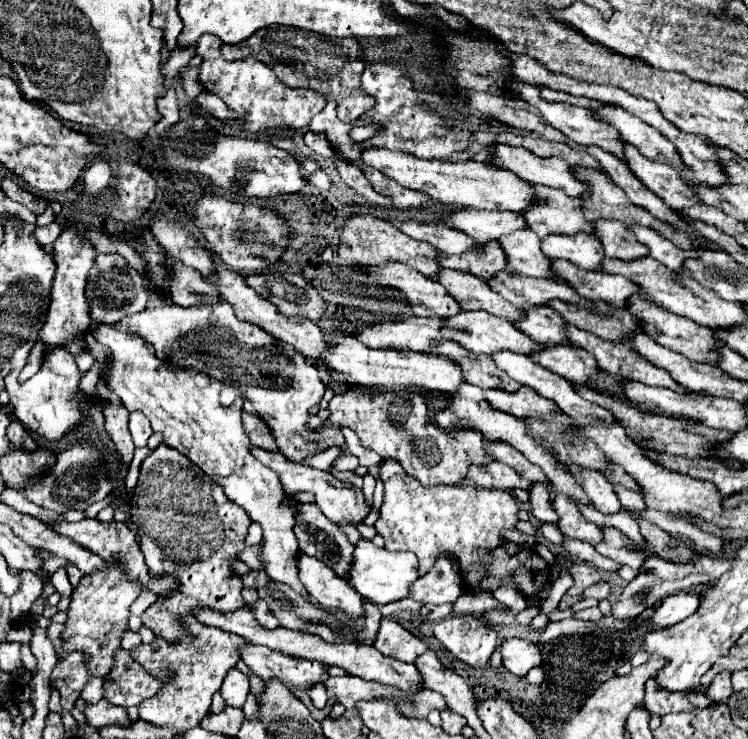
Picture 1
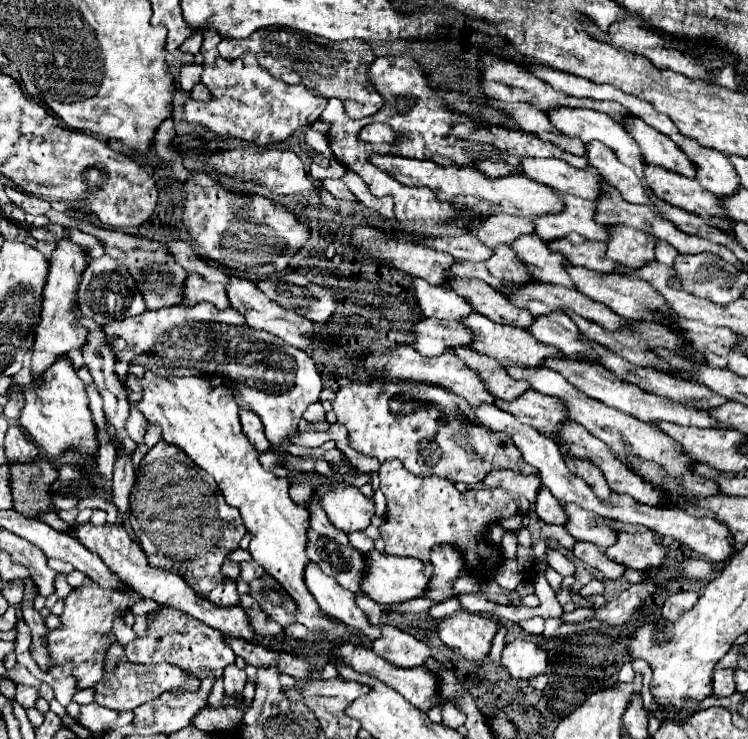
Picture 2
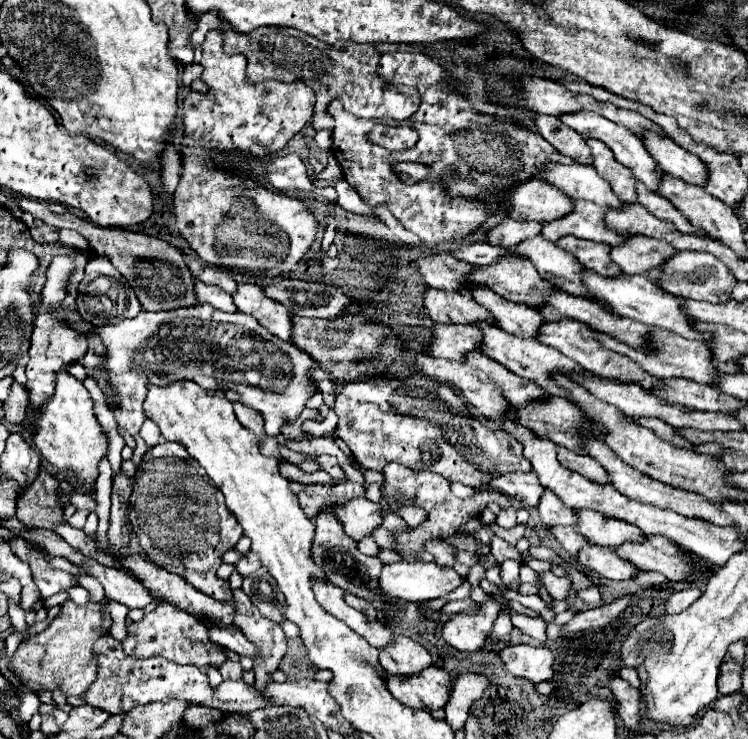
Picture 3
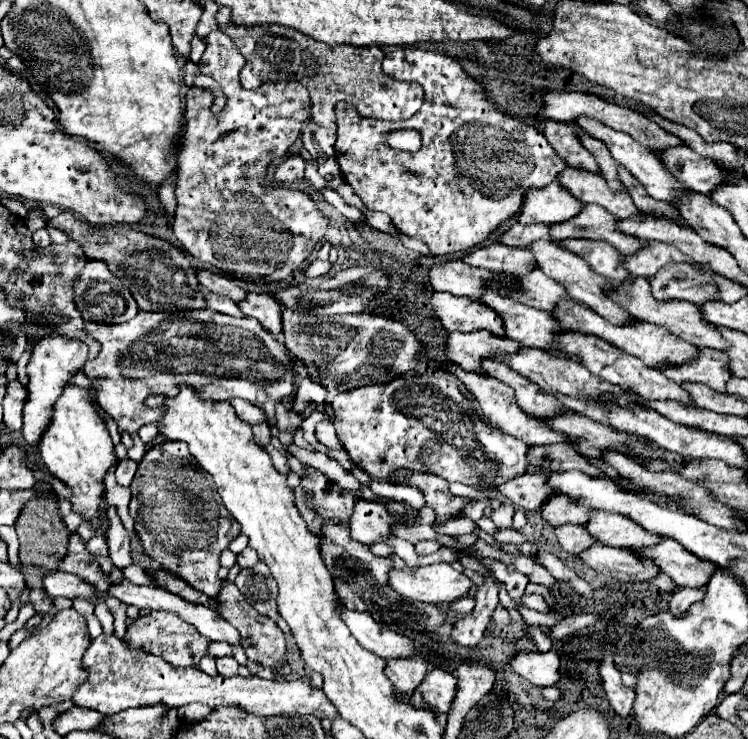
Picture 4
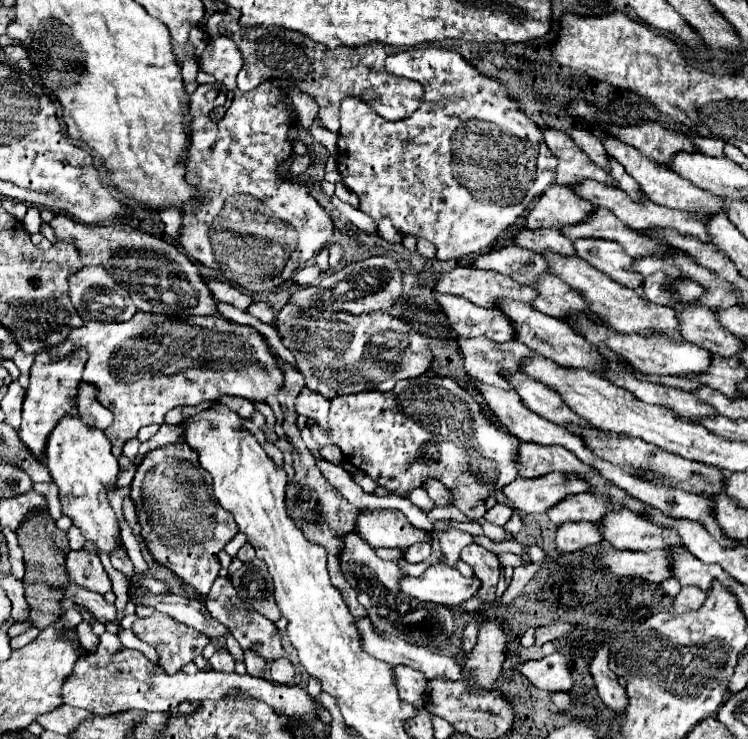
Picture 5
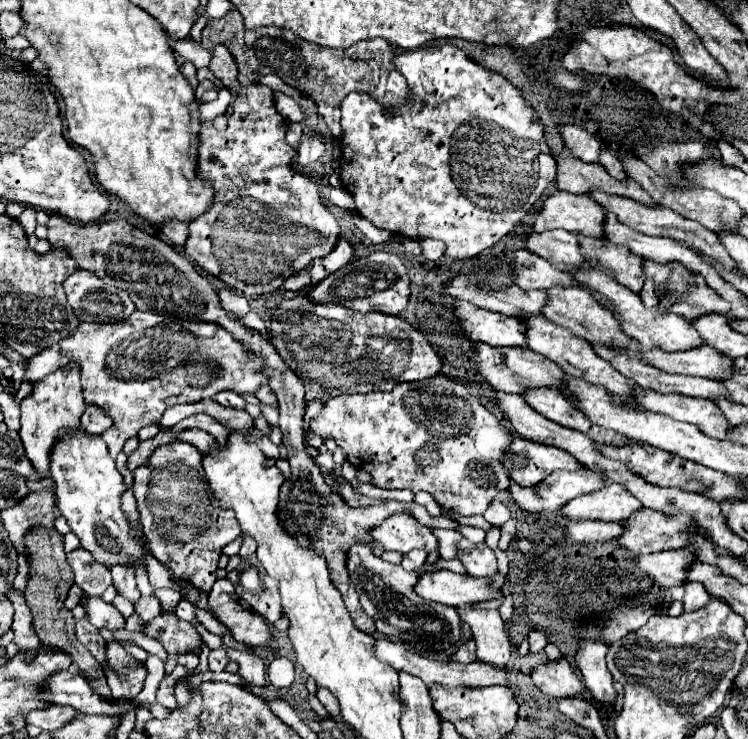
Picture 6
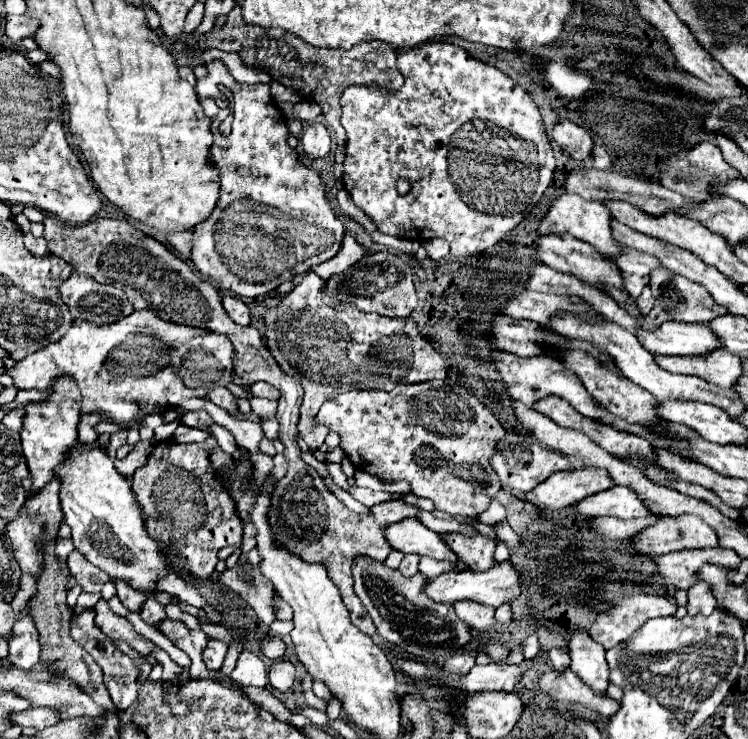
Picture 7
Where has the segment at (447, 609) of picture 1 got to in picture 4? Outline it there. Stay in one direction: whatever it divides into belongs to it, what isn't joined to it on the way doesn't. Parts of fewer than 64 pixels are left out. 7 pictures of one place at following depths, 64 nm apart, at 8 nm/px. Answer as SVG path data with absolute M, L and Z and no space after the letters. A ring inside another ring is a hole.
M468 596L454 600L454 602L450 604L450 610L452 610L452 612L458 612L462 614L470 614L470 612L474 610L474 607L475 601Z

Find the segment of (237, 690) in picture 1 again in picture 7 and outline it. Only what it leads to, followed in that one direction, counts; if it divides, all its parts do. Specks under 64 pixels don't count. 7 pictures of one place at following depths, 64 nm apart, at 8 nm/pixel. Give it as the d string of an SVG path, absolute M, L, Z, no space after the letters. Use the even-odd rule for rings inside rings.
M210 640L208 642L208 646L204 650L204 664L208 666L208 670L218 672L222 668L226 650L228 650L228 646L224 642L218 642L218 640Z

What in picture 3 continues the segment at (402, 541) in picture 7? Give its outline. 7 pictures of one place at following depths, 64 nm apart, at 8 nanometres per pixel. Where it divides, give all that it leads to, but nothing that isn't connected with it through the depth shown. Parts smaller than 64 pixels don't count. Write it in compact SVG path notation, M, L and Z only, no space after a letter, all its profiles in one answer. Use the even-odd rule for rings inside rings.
M354 496L344 504L334 504L332 514L340 520L344 532L354 540L368 536L382 522L380 504L374 504L364 496Z

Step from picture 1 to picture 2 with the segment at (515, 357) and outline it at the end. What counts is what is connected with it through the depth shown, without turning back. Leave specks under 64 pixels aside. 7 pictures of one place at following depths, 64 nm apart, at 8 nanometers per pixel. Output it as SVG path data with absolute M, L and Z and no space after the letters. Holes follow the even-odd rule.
M510 364L510 366L506 366L506 370L516 380L528 380L536 392L544 392L548 396L560 396L560 400L564 400L564 404L568 404L568 418L578 422L578 424L582 424L584 428L588 428L592 432L592 436L596 436L604 444L608 444L618 458L626 460L626 454L634 452L634 454L638 454L638 456L642 456L646 460L654 460L660 466L664 466L664 470L670 476L682 478L682 484L694 494L714 494L718 490L718 484L714 480L706 480L706 478L694 474L690 470L692 460L682 456L680 444L674 442L670 436L662 434L652 424L640 422L634 416L628 416L628 414L624 414L624 412L620 412L616 408L610 408L606 404L600 404L600 400L594 400L594 398L586 396L576 386L572 386L568 380L564 380L564 376L560 376L558 372L554 372L554 370L546 368L546 366L540 366L540 368L516 368L514 364Z

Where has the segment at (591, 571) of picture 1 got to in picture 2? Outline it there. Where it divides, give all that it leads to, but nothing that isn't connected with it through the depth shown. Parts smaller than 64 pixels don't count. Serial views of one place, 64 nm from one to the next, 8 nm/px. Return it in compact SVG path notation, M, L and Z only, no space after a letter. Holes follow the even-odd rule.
M576 568L576 582L574 582L574 586L572 586L572 592L576 594L576 592L580 592L580 588L582 586L586 586L590 580L594 580L594 576L586 570L586 568Z

